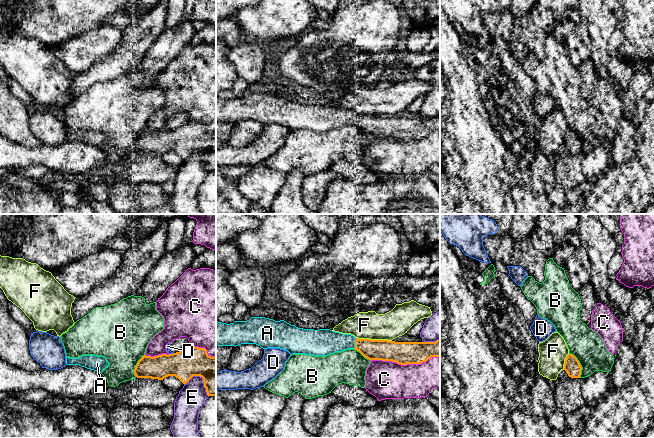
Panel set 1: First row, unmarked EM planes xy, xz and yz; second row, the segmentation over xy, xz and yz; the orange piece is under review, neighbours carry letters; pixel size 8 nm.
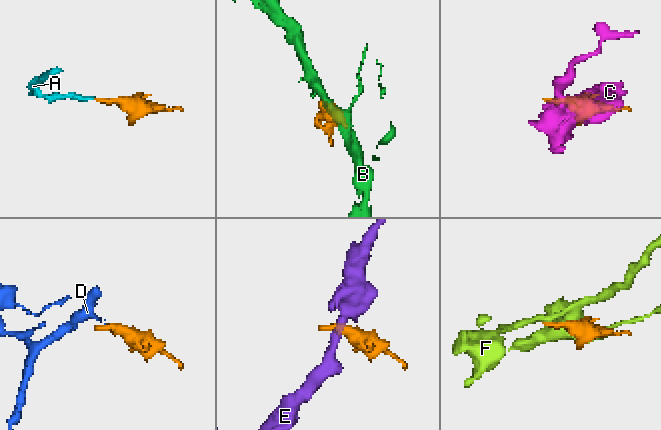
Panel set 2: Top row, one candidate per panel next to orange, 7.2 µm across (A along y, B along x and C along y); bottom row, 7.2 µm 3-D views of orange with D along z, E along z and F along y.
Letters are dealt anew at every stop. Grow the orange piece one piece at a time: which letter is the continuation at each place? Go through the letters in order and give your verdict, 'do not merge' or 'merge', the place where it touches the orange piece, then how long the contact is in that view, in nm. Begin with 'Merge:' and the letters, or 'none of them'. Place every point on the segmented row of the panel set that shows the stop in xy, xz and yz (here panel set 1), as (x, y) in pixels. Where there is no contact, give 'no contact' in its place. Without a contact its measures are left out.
Merge: A
A: merge; contact xz (355, 343); length 90 nm
B: do not merge; contact yz (579, 364); length 220 nm
C: do not merge; contact xz (404, 364); length 550 nm
D: do not merge; contact xy (171, 354); length 40 nm
E: do not merge; contact xy (202, 377); length 220 nm
F: do not merge; contact xz (374, 340); length 280 nm

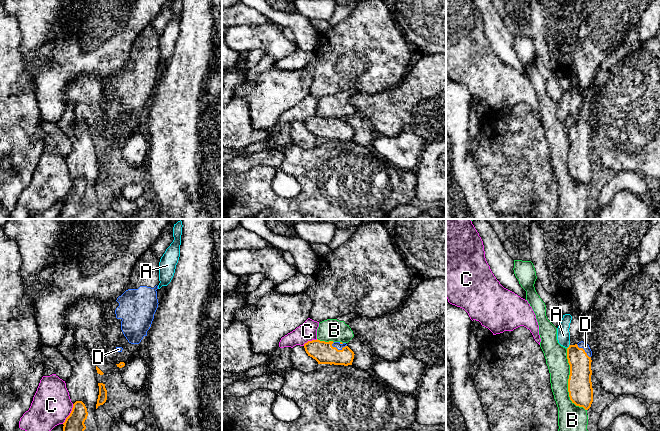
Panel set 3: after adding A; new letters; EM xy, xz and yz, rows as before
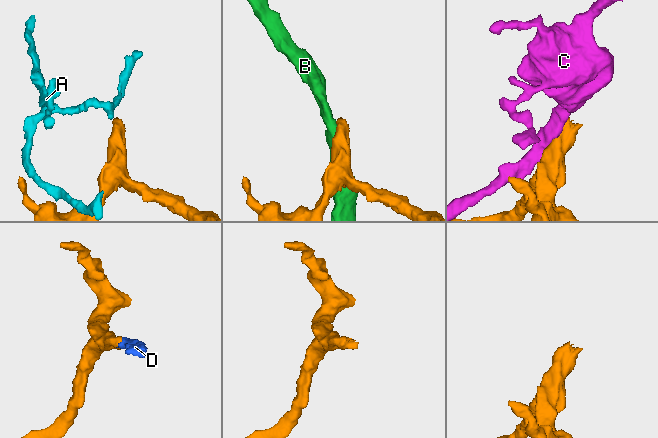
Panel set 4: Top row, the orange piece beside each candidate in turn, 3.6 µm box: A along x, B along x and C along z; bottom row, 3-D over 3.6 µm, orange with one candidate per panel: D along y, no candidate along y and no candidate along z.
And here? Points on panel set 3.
Merge: D
A: do not merge; contact yz (569, 346); length 40 nm
B: do not merge; contact yz (568, 382); length 550 nm
C: do not merge; contact xy (70, 414); length 180 nm
D: merge; contact xz (339, 350); length 130 nm

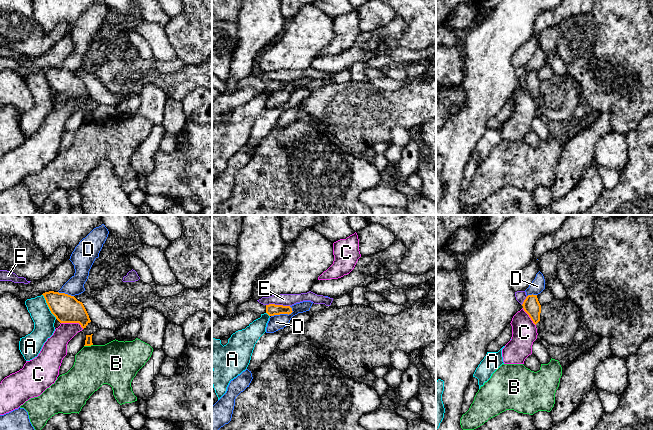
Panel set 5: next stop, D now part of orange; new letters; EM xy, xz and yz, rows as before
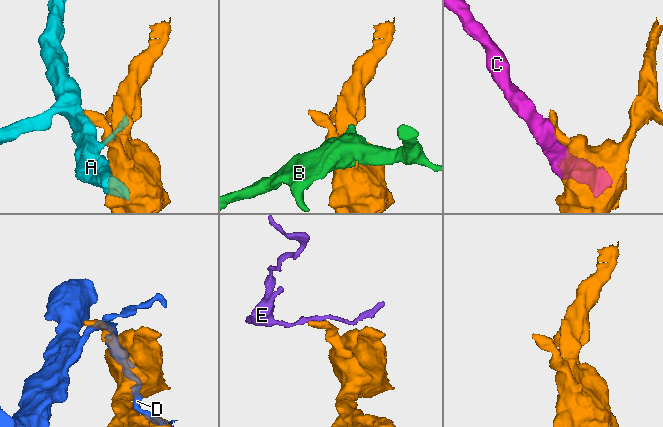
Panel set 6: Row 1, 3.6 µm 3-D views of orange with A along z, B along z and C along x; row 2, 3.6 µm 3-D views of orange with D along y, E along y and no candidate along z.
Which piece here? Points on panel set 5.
Merge: none of them
A: do not merge; contact xy (48, 306); length 240 nm
B: do not merge; contact xy (88, 345); length 70 nm
C: do not merge; contact xy (72, 322); length 190 nm
D: do not merge; contact xz (282, 313); length 190 nm
E: do not merge; contact xz (278, 305); length 190 nm

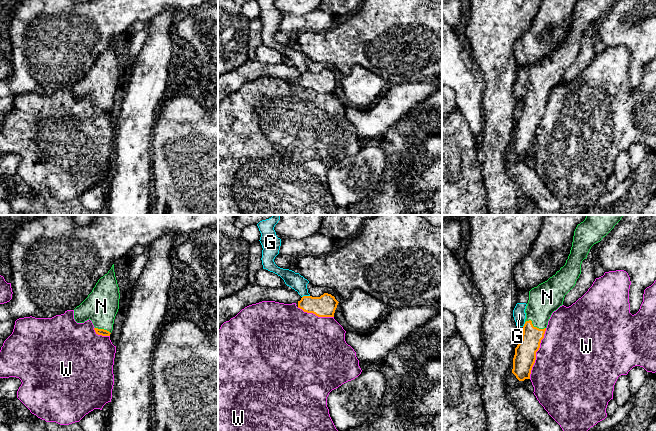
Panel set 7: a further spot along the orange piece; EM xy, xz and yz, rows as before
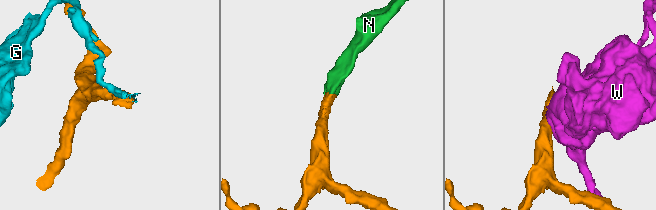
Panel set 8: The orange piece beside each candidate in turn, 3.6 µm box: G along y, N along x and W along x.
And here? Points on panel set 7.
Merge: N
G: do not merge; contact xz (305, 296); length 70 nm
N: merge; contact yz (533, 326); length 180 nm
W: do not merge; contact yz (535, 353); length 440 nm

